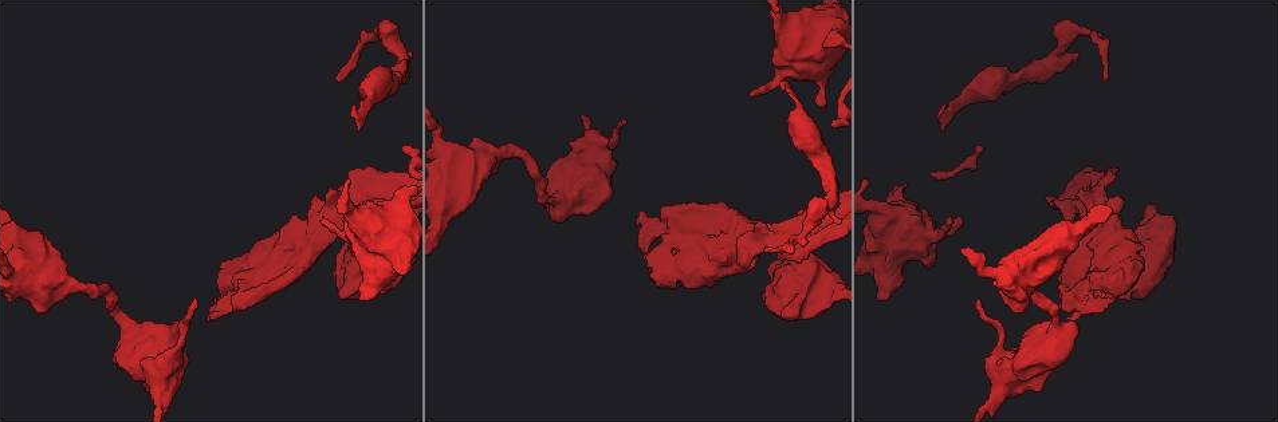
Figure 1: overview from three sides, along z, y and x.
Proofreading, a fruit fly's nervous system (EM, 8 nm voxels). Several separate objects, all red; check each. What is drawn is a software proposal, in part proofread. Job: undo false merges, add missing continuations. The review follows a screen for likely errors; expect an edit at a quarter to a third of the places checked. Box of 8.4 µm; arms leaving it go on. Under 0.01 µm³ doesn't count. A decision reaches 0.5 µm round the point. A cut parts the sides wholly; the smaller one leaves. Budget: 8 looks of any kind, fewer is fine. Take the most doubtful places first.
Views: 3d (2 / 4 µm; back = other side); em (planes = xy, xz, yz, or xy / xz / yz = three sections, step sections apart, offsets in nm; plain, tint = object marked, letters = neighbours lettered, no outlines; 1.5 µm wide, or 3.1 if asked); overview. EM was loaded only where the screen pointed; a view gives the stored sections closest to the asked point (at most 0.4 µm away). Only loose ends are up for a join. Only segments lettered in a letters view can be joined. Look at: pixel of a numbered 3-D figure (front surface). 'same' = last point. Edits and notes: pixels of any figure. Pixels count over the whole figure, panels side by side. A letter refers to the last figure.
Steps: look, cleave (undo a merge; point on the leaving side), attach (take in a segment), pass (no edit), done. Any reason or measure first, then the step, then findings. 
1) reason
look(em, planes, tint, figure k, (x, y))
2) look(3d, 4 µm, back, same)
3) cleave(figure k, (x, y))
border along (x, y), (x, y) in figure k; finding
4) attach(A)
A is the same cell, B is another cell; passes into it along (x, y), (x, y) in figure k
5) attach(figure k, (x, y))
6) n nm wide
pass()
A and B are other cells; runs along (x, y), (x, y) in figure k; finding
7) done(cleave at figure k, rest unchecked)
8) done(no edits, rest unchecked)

thick end
look(3d, 4 µm, figure 1, (1122, 297))

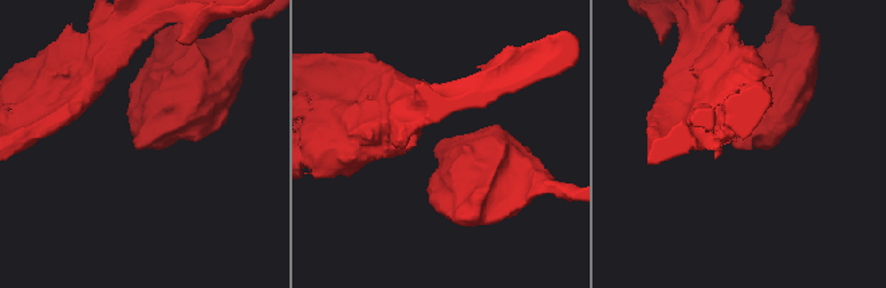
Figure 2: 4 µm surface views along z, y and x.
look(em, xz, step 4, letters, figure 2, (440, 145))

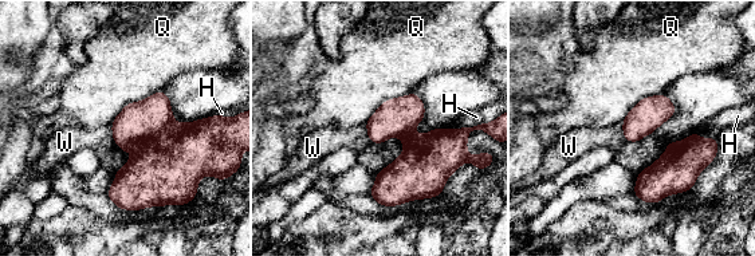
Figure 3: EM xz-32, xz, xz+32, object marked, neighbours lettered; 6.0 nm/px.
pass()
H, Q and W are other cells; border along (161, 90), (129, 102), (110, 123) in figure 3; no lettered segment goes on from it

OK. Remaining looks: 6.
abrupt turn
look(3d, 2 µm, back, figure 1, (799, 237))

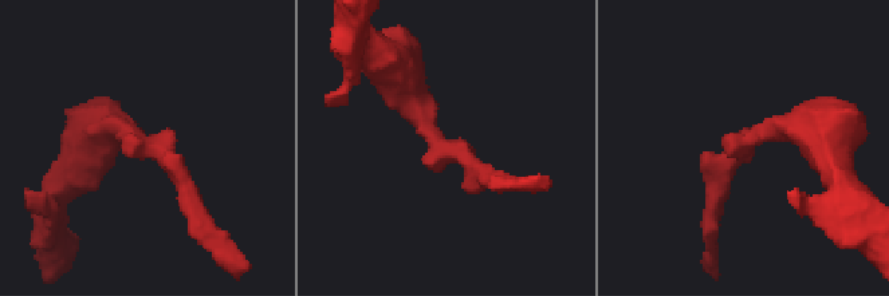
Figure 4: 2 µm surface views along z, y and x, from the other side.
now the EM
look(em, planes, letters, figure 4, (445, 147))

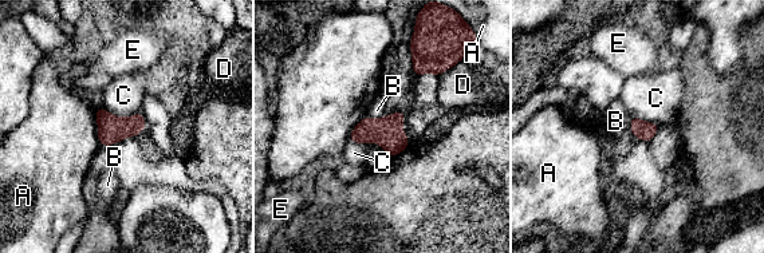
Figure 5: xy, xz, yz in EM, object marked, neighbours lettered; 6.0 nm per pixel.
110 nm wide
pass()
A, B, C, D and E are other cells; border along (101, 106), (118, 117), (140, 111) in figure 5; all the same neuron

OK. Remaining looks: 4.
look(3d, 4 µm, figure 1, (358, 128))

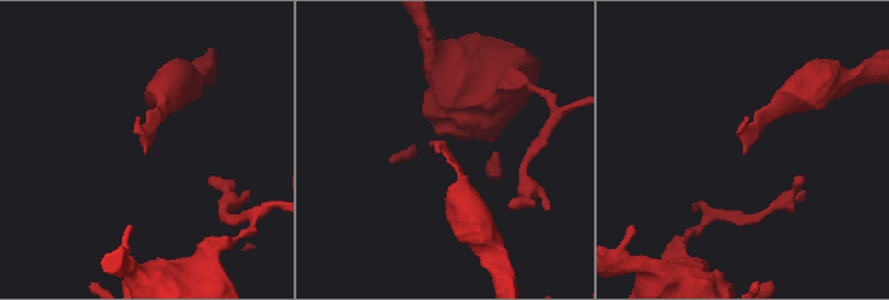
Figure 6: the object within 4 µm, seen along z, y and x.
shape alone is not enough
look(em, planes, letters, figure 6, (445, 149))

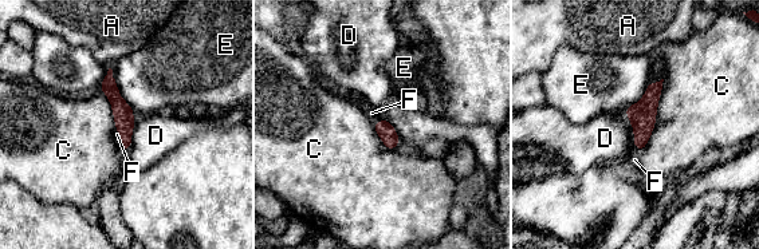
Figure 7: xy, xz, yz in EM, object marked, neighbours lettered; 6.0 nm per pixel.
C touches over 440 nm
attach(figure 7, (624, 117))
F is the same cell, A, C, D and E are other cells; the neuron continues

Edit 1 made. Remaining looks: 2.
done(attach at figure 7, rest unchecked)

